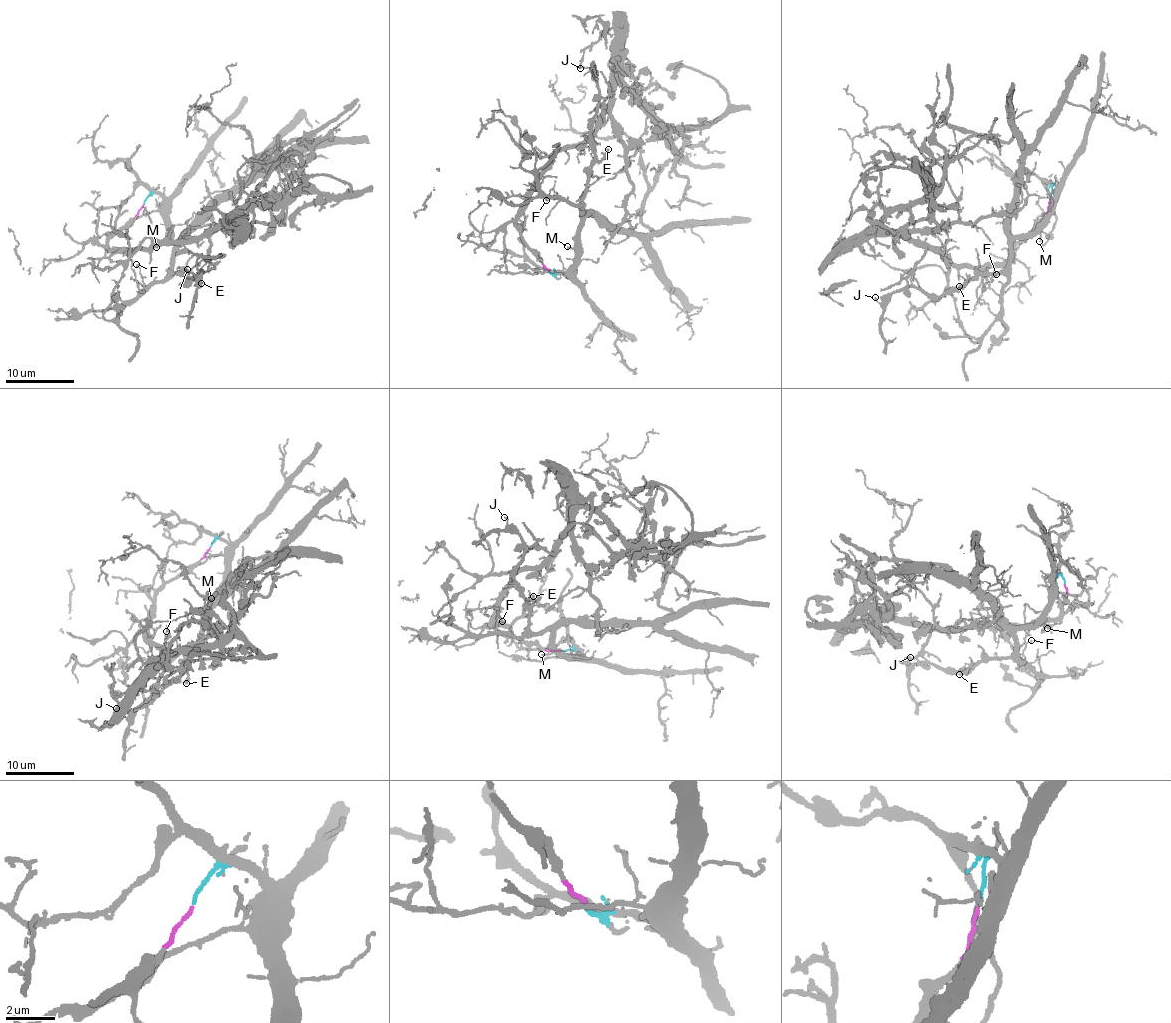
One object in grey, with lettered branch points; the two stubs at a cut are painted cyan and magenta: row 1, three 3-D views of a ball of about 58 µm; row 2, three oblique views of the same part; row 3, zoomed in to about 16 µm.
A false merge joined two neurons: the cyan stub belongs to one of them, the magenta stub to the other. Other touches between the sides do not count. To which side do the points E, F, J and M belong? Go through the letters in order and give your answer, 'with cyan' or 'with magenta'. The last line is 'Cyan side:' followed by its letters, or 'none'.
E: with cyan
F: with cyan
J: with cyan
M: with cyan
Cyan side: E, F, J, M

